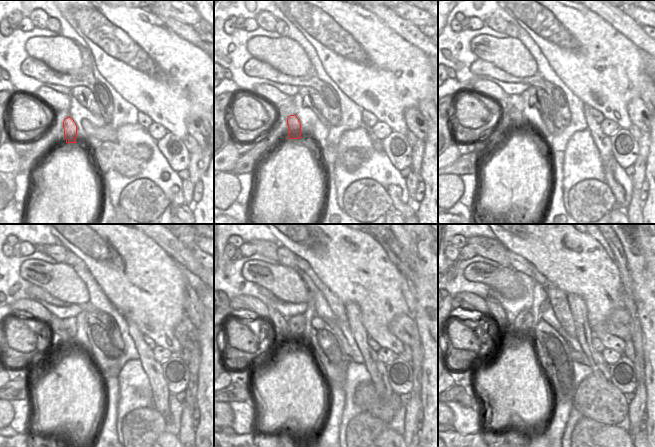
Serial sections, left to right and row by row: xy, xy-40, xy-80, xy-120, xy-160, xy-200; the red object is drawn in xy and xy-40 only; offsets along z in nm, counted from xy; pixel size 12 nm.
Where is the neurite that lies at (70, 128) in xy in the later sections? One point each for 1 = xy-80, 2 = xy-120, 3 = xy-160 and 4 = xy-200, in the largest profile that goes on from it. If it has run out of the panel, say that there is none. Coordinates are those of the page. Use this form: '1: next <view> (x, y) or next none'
1: next xy-80 (517, 118)
2: next xy-120 (56, 324)
3: next xy-160 (279, 323)
4: next xy-200 (501, 319)

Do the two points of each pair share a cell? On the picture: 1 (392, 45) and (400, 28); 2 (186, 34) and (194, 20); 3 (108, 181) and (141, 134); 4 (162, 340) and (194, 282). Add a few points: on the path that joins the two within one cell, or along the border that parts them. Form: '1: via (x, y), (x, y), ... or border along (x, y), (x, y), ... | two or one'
1: border along (380, 18), (396, 33), (417, 47) | two
2: border along (169, 17), (193, 26) | two
3: via (127, 180), (143, 174), (155, 162), (155, 153) | one
4: border along (184, 268), (189, 284) | two

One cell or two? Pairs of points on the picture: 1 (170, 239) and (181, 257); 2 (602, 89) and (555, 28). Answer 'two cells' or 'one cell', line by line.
1: one cell
2: one cell

